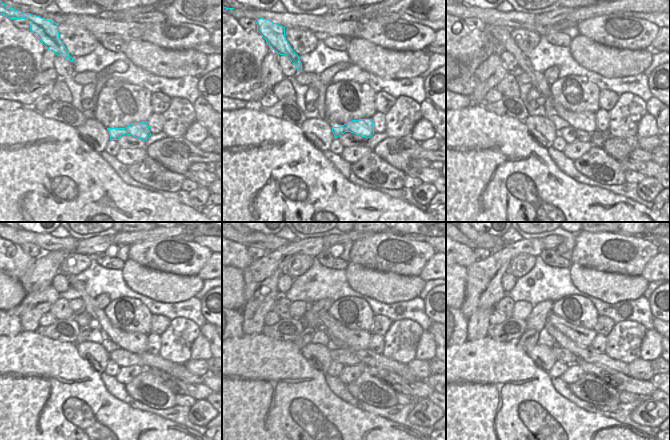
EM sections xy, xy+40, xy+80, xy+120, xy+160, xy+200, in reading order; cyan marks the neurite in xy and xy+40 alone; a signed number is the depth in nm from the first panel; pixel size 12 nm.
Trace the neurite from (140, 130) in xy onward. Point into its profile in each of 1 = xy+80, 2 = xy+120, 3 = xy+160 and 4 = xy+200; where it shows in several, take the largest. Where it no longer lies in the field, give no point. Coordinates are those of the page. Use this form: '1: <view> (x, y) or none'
1: xy+80 (586, 121)
2: xy+120 (134, 342)
3: xy+160 (354, 340)
4: xy+200 (584, 337)

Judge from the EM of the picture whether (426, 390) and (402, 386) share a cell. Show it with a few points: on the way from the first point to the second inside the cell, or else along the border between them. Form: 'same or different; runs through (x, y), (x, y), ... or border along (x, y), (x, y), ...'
same; runs through (420, 389), (408, 387)

